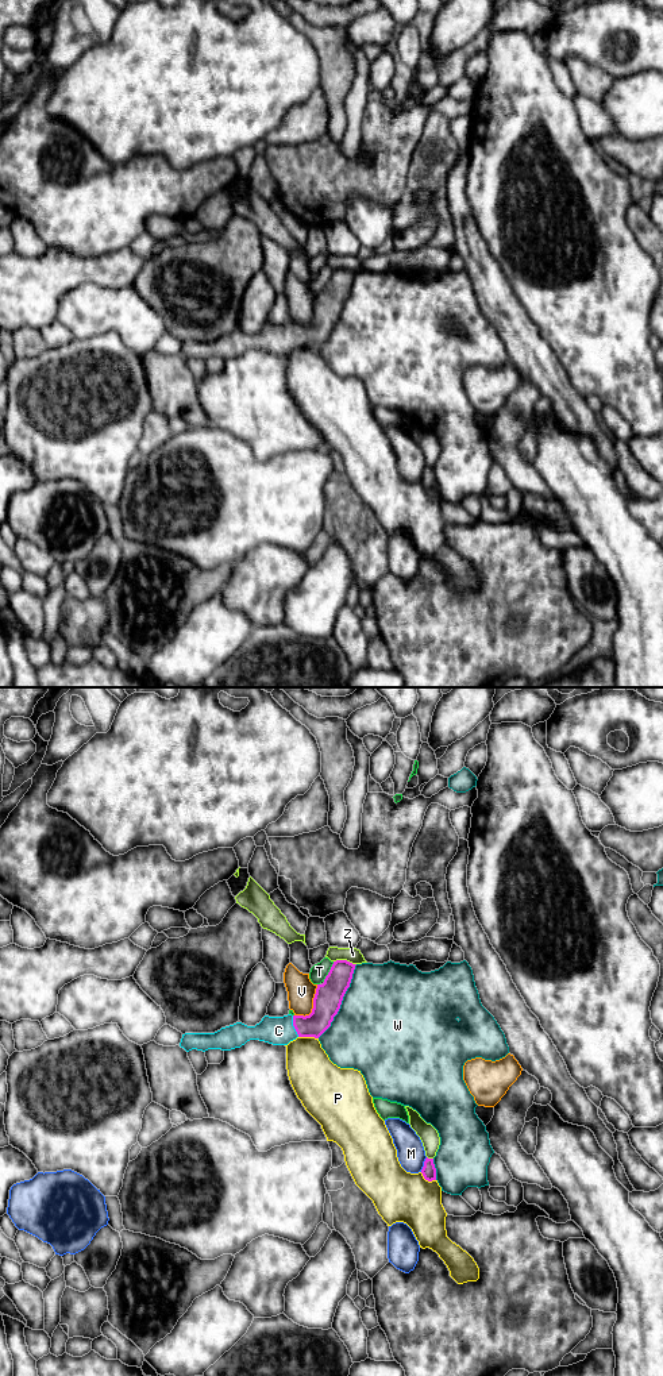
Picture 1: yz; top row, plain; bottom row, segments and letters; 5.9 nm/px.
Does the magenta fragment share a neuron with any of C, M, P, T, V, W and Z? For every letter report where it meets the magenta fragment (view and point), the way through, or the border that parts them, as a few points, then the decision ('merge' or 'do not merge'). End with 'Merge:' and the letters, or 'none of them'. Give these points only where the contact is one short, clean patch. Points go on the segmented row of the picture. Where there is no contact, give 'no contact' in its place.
C: meets magenta in yz at (295, 1026); runs through yz (327, 1001), (305, 1026), (295, 1026), (278, 1030); merge
M: meets magenta in yz at (424, 1164); do not merge
P: meets magenta in yz at (308, 1036); do not merge
T: meets magenta in yz at (330, 971); do not merge
V: meets magenta in yz at (313, 1006); do not merge
W: meets magenta in yz at (342, 999); do not merge
Z: meets magenta in yz at (345, 960); do not merge
Merge: C

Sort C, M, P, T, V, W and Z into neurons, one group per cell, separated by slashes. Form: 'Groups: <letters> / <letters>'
Groups: C / M / P / T / V / W / Z

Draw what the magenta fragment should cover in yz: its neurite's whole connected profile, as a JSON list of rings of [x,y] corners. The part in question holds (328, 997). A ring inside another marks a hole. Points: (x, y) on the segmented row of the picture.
[[[347,960],[334,961],[325,979],[317,984],[309,1015],[265,1015],[255,1026],[236,1022],[215,1033],[185,1033],[180,1047],[186,1052],[192,1049],[203,1052],[208,1049],[231,1051],[240,1048],[250,1040],[288,1045],[297,1037],[319,1038],[338,1014],[343,997],[350,987],[355,965]]]

